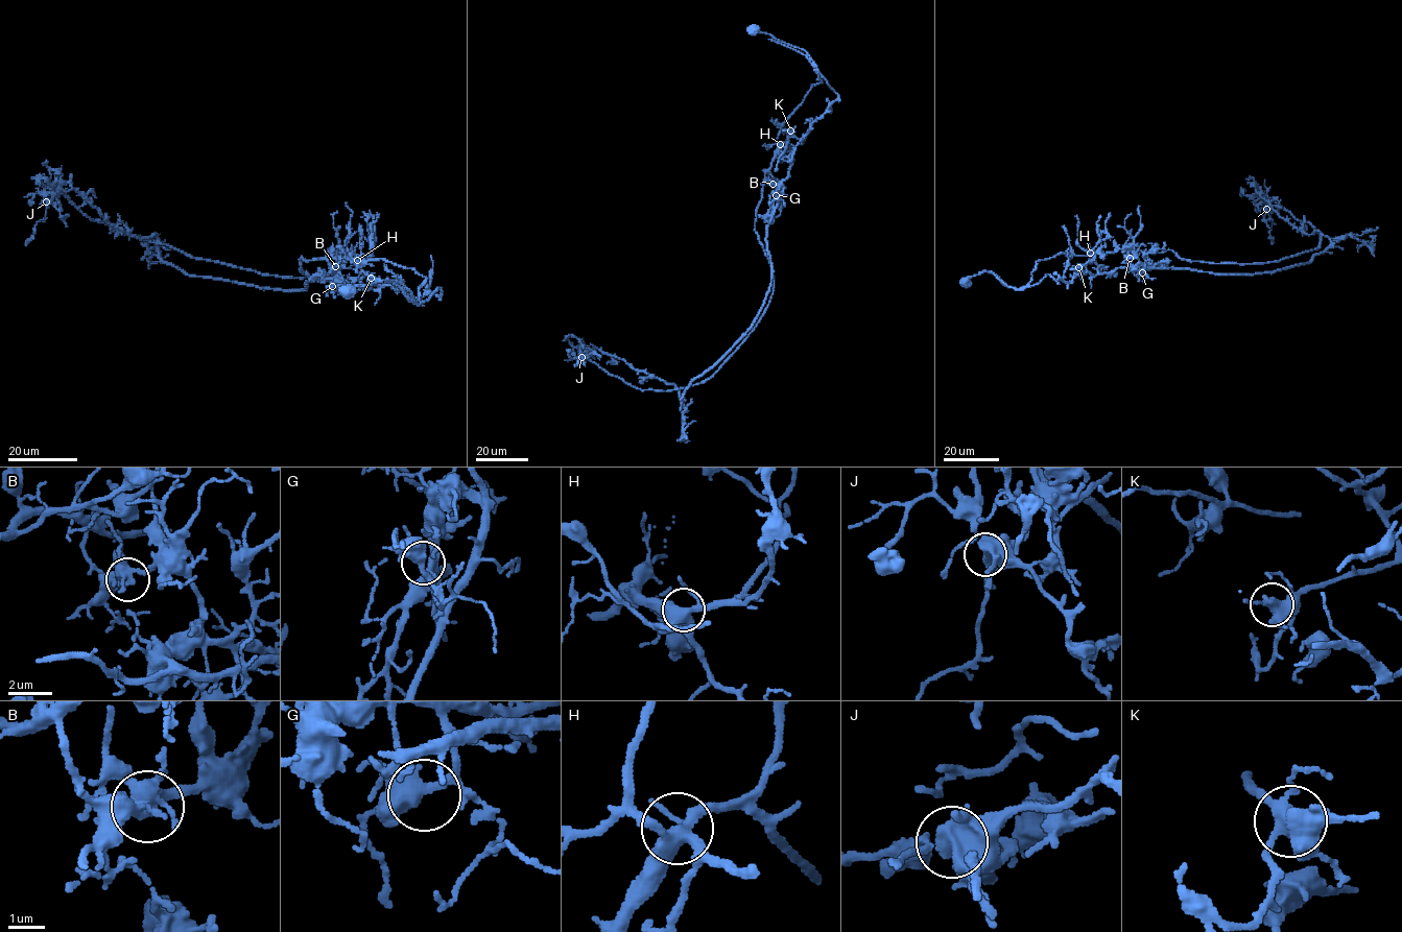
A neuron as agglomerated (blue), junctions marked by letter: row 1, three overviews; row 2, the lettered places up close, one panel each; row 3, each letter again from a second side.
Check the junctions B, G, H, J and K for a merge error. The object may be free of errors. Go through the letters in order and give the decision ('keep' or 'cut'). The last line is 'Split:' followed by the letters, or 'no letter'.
B: cut
G: keep
H: keep
J: keep
K: keep
Split: B

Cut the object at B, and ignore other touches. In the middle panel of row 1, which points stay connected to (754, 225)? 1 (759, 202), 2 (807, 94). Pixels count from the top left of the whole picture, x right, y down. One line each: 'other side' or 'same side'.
1: same side
2: same side

